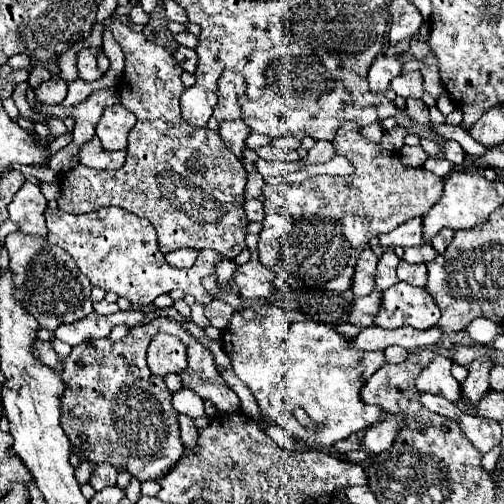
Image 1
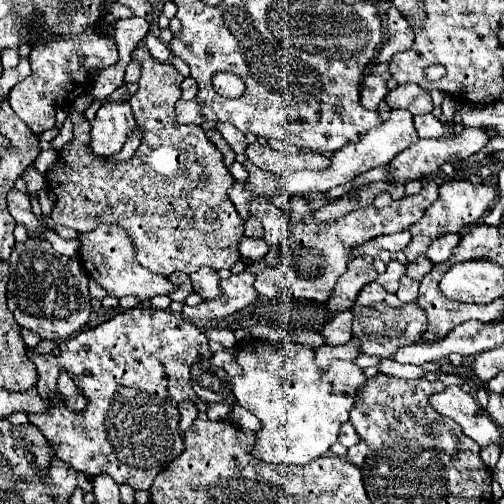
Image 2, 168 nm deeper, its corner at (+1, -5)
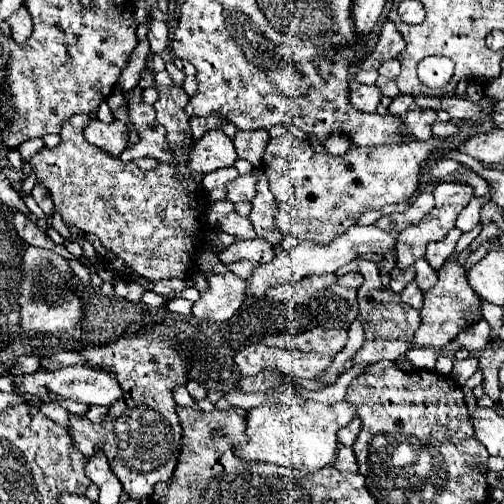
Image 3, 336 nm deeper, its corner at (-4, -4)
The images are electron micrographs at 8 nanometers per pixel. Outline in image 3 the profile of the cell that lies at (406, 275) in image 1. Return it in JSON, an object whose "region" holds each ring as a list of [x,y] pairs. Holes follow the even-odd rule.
{"region":[[[416,281],[408,283],[406,289],[404,289],[400,295],[402,295],[402,299],[404,299],[406,303],[410,303],[414,309],[420,309],[420,307],[422,307],[422,291],[420,291],[420,287],[416,285]]]}

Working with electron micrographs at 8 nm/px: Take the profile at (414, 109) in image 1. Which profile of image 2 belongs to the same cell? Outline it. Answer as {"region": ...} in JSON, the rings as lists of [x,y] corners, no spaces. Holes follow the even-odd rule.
{"region":[[[423,114],[415,118],[415,128],[421,138],[441,138],[445,134],[445,126],[433,116],[433,114]]]}

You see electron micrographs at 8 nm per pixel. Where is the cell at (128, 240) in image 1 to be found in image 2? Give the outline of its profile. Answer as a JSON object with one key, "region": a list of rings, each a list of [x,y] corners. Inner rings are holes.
{"region":[[[97,226],[91,232],[79,234],[79,240],[81,240],[79,256],[81,256],[83,268],[95,282],[99,282],[105,288],[105,292],[109,296],[123,298],[127,294],[135,294],[135,296],[139,296],[141,302],[145,302],[157,294],[171,294],[177,288],[169,282],[169,278],[157,276],[157,274],[149,272],[147,268],[141,268],[141,264],[137,264],[131,240],[117,226]]]}

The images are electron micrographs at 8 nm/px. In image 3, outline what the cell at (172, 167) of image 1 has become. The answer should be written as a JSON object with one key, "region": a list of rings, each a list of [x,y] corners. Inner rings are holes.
{"region":[[[168,61],[168,73],[172,77],[172,85],[154,85],[158,91],[154,109],[158,123],[166,129],[168,151],[174,155],[172,163],[158,161],[156,169],[144,171],[132,161],[116,161],[116,157],[84,139],[82,131],[92,119],[84,113],[72,115],[62,125],[60,145],[38,151],[30,161],[36,169],[36,179],[50,191],[54,209],[62,215],[64,223],[98,235],[106,249],[114,251],[138,275],[150,281],[170,277],[188,279],[196,265],[198,251],[214,233],[206,221],[210,199],[206,199],[202,189],[184,189],[186,181],[202,187],[204,179],[202,173],[190,171],[188,167],[194,139],[188,117],[184,115],[188,95],[184,93],[182,83],[186,75],[172,61]]]}

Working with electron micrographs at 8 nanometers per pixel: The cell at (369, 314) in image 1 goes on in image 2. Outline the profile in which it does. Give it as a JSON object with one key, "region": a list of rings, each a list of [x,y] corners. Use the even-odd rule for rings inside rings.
{"region":[[[345,310],[345,312],[335,314],[323,326],[323,330],[319,330],[319,334],[325,340],[325,344],[329,344],[329,346],[341,346],[341,344],[345,344],[349,340],[351,324],[353,324],[353,312]]]}

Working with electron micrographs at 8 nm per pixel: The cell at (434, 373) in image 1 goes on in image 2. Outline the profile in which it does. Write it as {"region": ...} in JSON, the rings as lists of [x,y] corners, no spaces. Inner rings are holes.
{"region":[[[459,386],[445,388],[443,392],[431,396],[429,402],[439,414],[455,420],[463,428],[463,434],[467,434],[479,446],[485,448],[489,444],[501,444],[499,426],[477,404],[477,400]]]}

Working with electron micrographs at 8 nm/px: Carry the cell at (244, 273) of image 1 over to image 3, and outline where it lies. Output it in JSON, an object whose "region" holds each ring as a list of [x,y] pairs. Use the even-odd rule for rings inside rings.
{"region":[[[210,275],[208,277],[210,291],[200,293],[200,301],[194,303],[192,315],[196,319],[208,319],[208,321],[228,321],[244,303],[248,297],[248,281],[234,275]]]}

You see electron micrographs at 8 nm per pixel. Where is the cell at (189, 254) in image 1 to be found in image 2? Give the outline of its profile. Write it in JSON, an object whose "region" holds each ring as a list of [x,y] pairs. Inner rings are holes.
{"region":[[[174,272],[169,280],[177,286],[177,292],[172,292],[169,294],[169,298],[171,301],[182,302],[187,298],[187,294],[189,292],[193,292],[193,288],[191,288],[191,280],[189,280],[189,276],[187,274],[181,274],[180,272]]]}

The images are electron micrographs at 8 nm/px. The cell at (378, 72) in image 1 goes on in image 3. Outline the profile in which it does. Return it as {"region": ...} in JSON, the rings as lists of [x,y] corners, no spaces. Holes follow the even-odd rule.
{"region":[[[358,85],[350,91],[352,107],[364,113],[374,113],[376,107],[380,105],[380,99],[382,99],[382,93],[376,85]]]}

